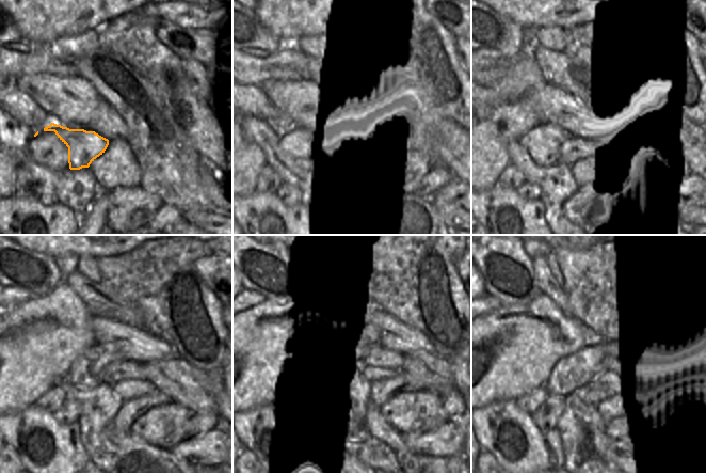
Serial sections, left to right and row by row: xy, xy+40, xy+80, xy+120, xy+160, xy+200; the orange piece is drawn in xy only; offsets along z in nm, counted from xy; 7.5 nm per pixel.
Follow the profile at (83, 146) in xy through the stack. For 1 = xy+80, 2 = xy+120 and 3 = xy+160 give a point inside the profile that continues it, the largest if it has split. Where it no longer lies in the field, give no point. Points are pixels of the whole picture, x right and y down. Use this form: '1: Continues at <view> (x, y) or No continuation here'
1: Continues at xy+80 (573, 147)
2: Continues at xy+120 (127, 390)
3: Continues at xy+160 (397, 383).

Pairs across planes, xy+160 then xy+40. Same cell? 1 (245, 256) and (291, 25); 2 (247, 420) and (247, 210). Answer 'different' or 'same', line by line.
1: different
2: same

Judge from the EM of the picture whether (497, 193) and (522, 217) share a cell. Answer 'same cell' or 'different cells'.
same cell

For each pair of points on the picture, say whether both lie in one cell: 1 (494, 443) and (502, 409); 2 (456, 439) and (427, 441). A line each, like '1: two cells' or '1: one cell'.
1: one cell
2: one cell

